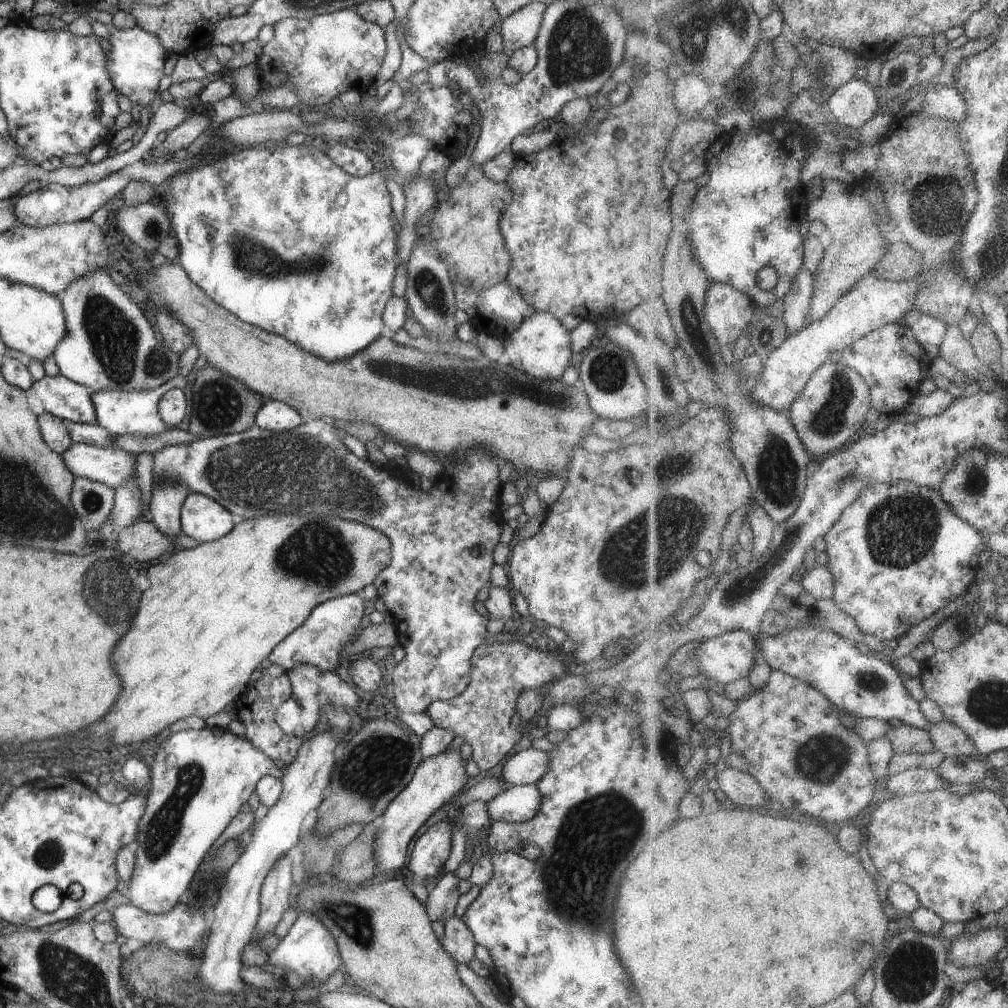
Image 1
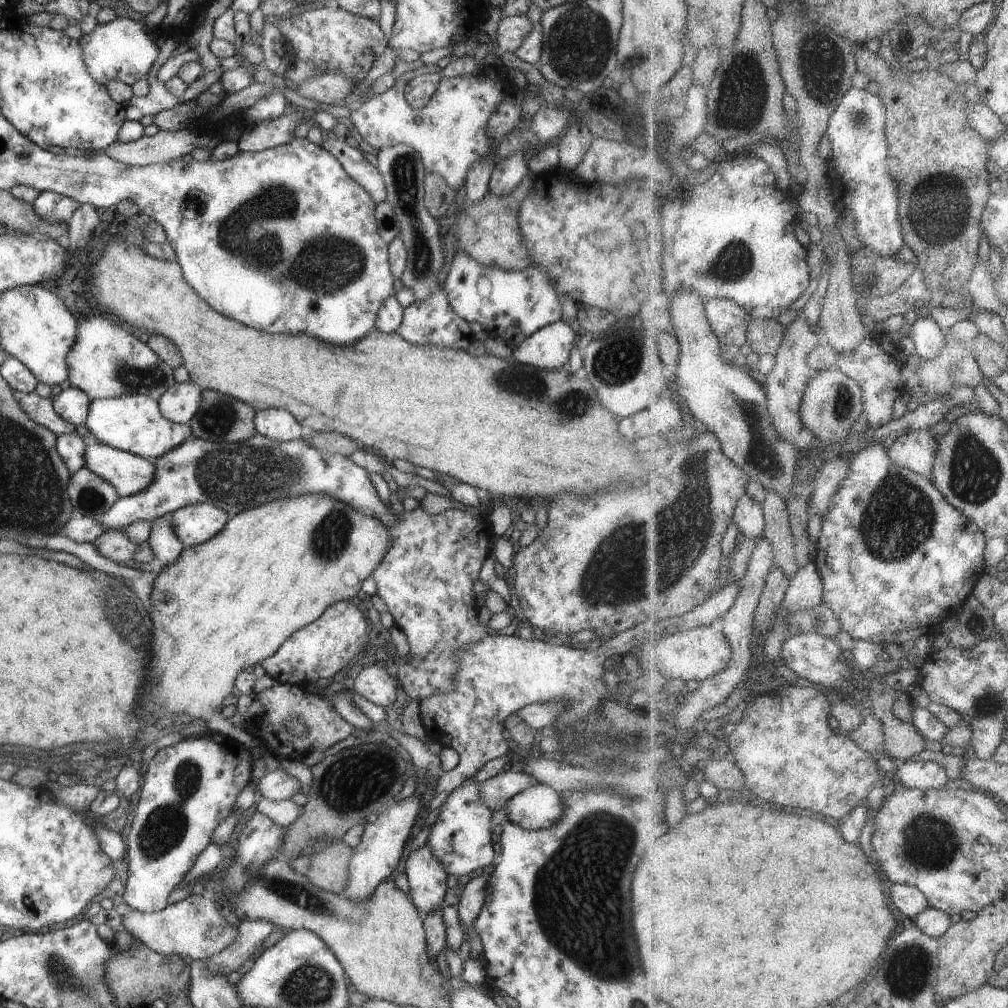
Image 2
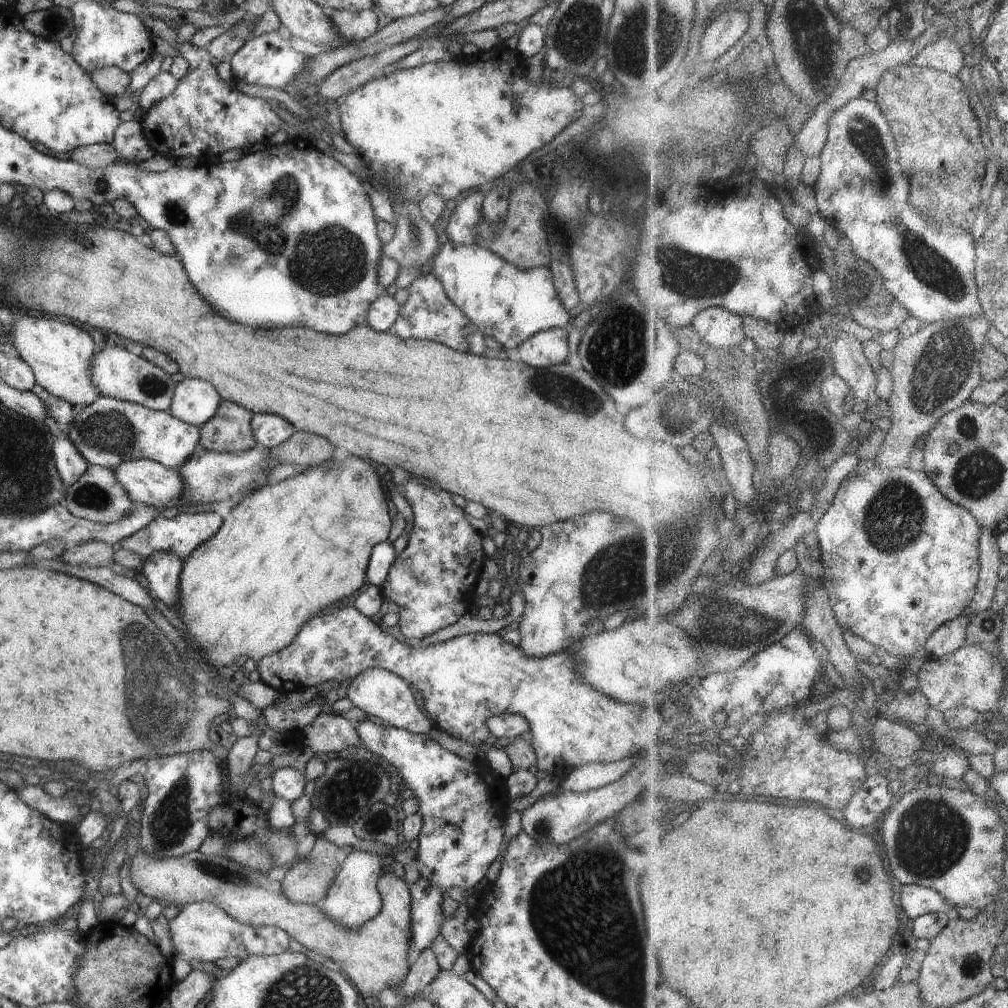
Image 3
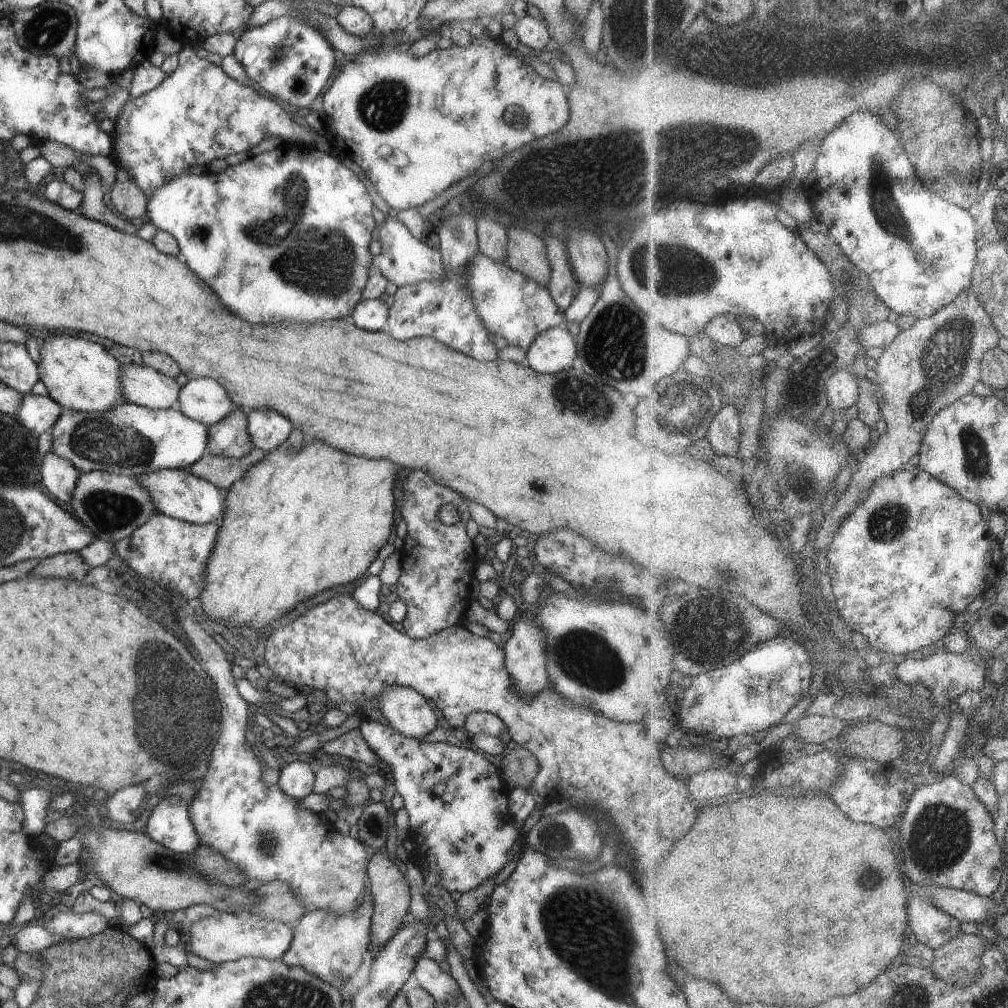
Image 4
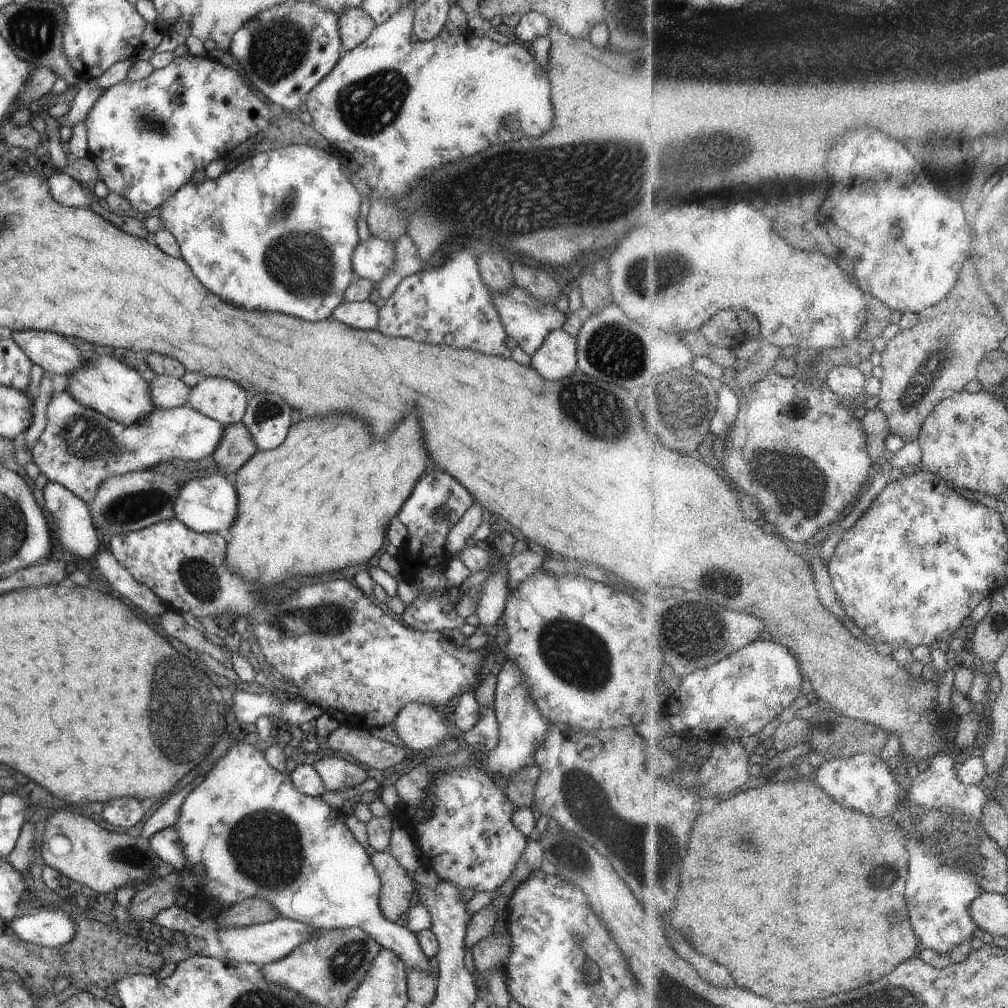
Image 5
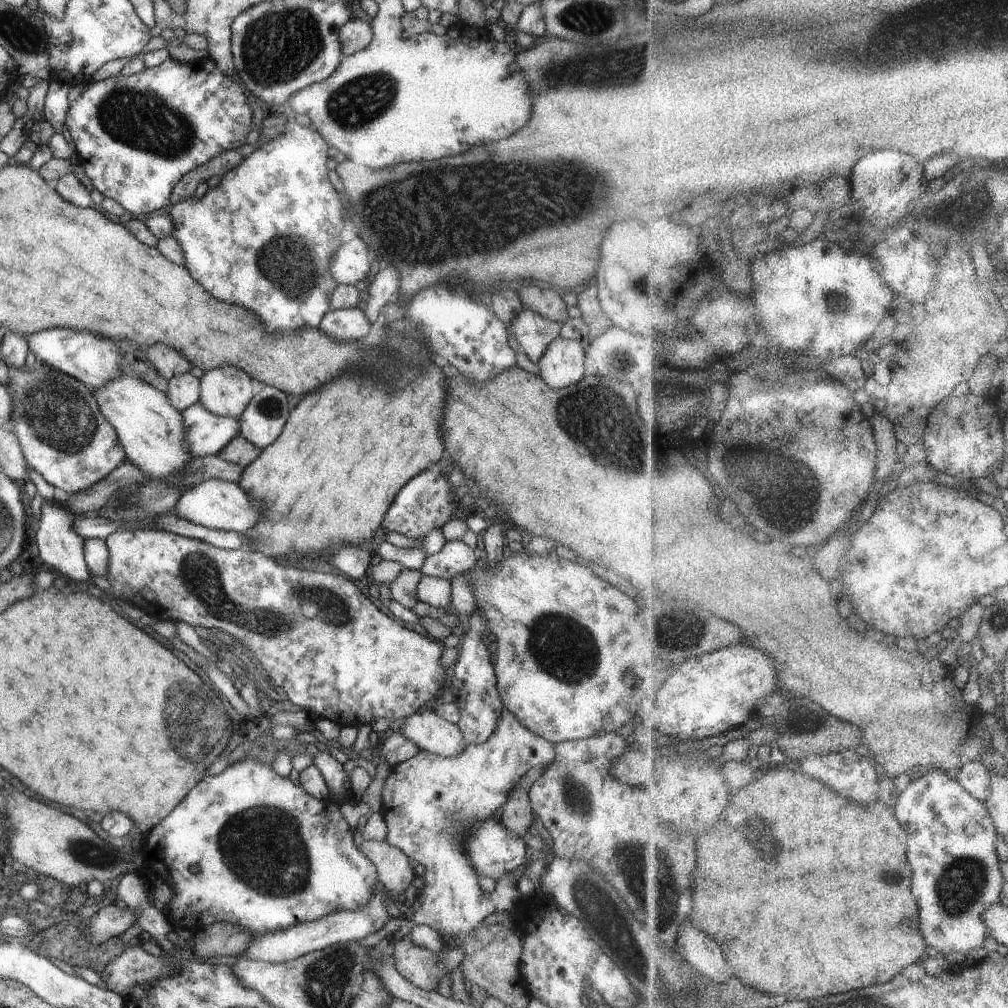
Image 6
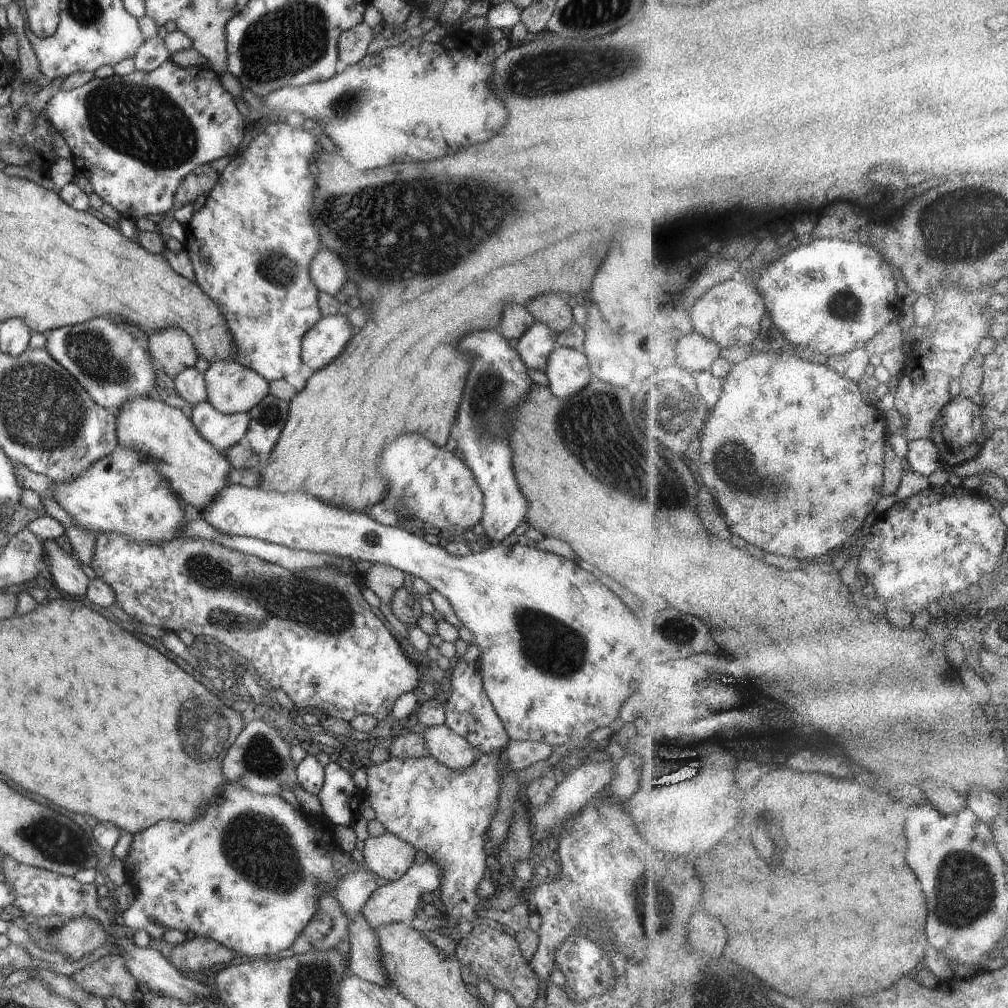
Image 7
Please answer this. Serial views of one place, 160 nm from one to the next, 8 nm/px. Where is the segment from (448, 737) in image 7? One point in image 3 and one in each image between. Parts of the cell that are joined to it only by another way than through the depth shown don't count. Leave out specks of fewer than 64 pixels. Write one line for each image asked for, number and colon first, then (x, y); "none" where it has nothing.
3: (377, 692)
4: (404, 710)
5: (419, 727)
6: (426, 730)

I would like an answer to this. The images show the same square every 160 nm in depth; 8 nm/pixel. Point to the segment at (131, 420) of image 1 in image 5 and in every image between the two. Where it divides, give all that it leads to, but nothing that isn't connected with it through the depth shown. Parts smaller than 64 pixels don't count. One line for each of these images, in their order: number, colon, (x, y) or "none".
2: (132, 422)
3: (108, 431)
4: (130, 440)
5: (79, 448)

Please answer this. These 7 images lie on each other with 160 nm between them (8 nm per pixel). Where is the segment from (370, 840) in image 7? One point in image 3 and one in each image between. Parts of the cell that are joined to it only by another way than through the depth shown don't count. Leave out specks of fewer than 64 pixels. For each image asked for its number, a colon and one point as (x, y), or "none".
3: (375, 956)
4: (389, 890)
5: (397, 887)
6: (392, 867)

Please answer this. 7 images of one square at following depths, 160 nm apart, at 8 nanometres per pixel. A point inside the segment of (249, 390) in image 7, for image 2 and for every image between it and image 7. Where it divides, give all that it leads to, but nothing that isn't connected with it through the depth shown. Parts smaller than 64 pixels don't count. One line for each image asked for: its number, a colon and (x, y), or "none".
2: (178, 403)
3: (194, 401)
4: (202, 400)
5: (224, 401)
6: (225, 390)

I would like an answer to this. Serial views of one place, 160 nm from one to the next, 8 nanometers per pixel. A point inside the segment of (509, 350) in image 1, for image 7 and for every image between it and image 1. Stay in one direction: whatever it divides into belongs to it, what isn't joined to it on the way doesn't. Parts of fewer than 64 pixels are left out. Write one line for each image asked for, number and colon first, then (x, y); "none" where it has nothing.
2: (548, 347)
3: (549, 347)
4: (553, 350)
5: (556, 357)
6: (561, 364)
7: (567, 372)

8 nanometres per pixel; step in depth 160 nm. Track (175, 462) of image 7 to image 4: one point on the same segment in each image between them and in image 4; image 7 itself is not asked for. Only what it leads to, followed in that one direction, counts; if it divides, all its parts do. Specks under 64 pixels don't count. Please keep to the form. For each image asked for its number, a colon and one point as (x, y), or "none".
4: (79, 375)
5: (116, 391)
6: (150, 431)

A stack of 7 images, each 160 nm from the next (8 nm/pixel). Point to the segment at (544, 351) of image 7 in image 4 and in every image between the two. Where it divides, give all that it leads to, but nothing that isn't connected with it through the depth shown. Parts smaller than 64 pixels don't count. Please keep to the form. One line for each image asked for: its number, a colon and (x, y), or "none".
4: (511, 306)
5: (526, 320)
6: (533, 333)

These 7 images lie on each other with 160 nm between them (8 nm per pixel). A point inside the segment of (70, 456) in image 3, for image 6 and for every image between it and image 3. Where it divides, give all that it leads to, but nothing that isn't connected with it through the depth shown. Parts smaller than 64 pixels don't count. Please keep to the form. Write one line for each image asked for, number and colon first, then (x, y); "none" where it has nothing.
4: (58, 477)
5: (74, 532)
6: (61, 550)

